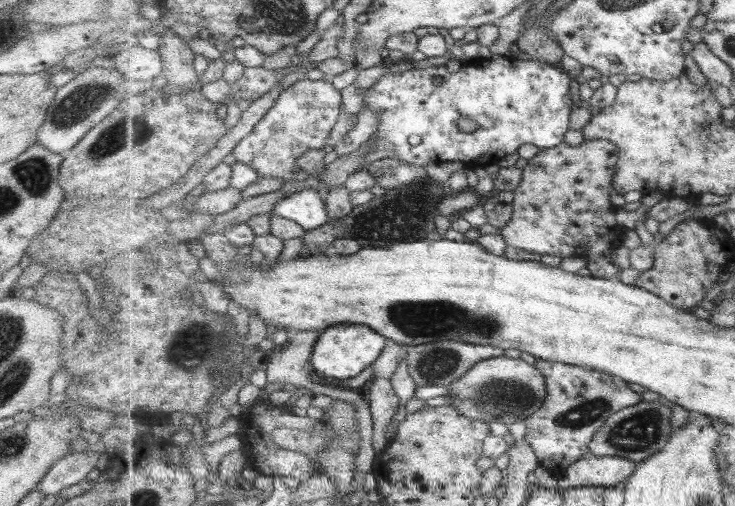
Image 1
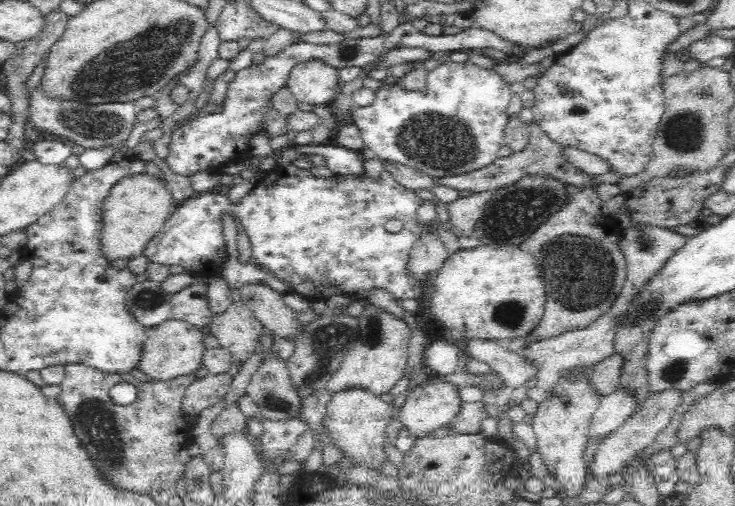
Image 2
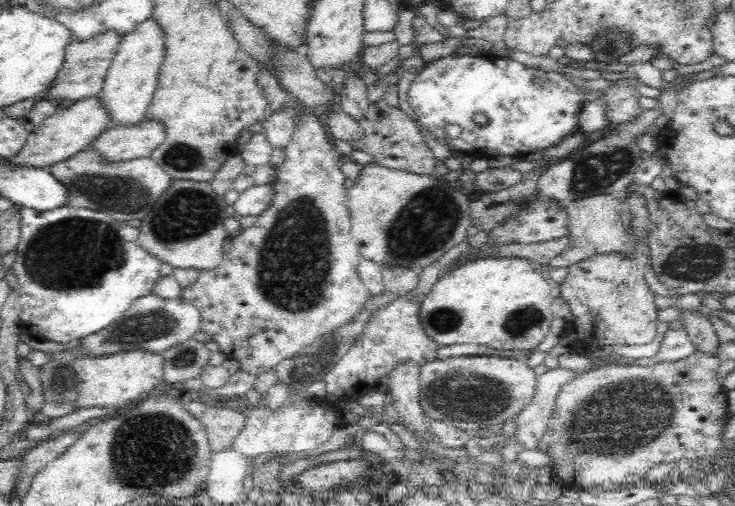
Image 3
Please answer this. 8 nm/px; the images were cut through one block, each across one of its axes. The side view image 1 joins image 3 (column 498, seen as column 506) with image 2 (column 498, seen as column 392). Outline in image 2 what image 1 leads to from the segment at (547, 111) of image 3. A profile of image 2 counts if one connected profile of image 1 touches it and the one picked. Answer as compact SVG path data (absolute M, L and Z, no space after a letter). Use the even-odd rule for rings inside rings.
M448 60L427 74L426 91L408 91L397 84L383 85L375 92L376 98L370 106L354 107L354 124L360 131L365 147L372 150L381 162L408 166L436 180L473 172L492 164L504 144L504 129L510 120L507 109L514 96L510 85L494 69L484 70L469 60Z

